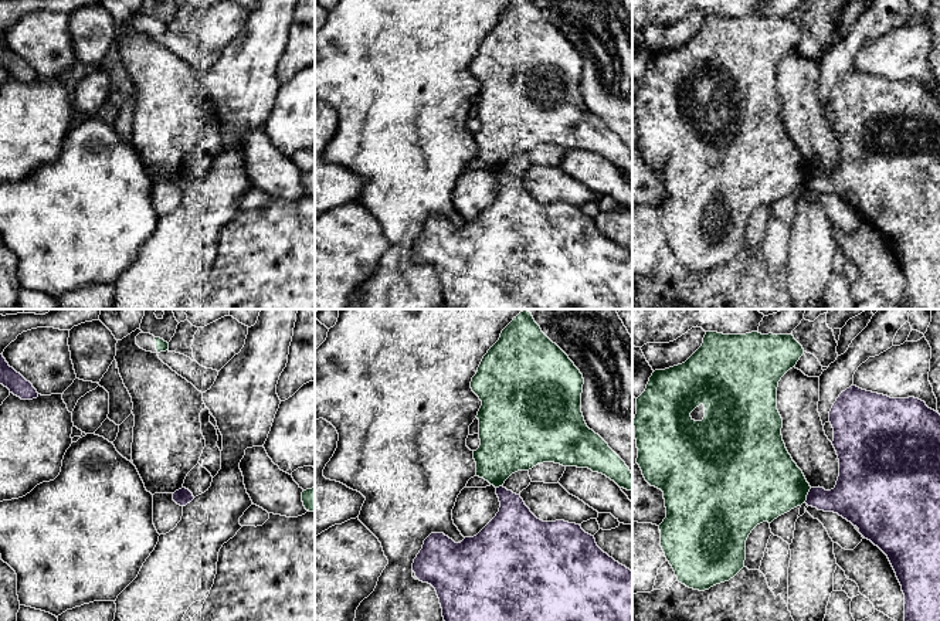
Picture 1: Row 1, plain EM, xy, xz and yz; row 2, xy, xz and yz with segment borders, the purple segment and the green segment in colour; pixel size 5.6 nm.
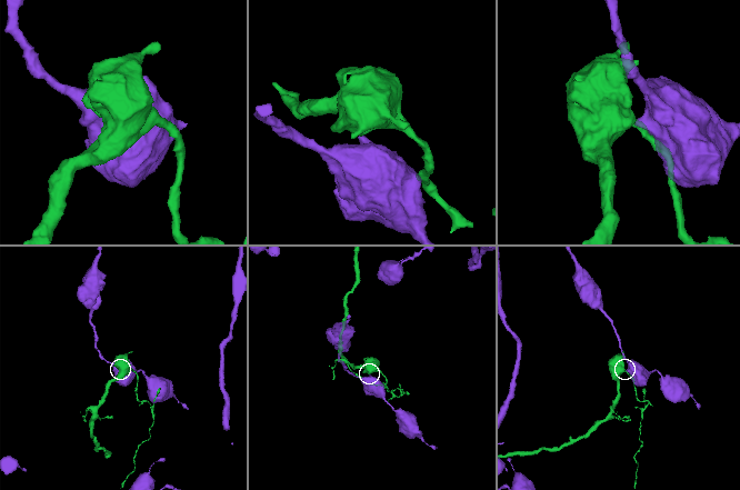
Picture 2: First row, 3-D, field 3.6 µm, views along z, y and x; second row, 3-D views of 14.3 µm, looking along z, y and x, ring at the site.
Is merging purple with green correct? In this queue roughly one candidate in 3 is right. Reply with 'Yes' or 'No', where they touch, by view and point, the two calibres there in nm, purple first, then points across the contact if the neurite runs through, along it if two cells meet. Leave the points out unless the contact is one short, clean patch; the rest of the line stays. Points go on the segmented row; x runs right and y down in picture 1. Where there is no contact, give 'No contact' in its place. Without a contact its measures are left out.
No. Touches purple at yz (807, 495). Thickness 240 nm (purple) against 400 nm

